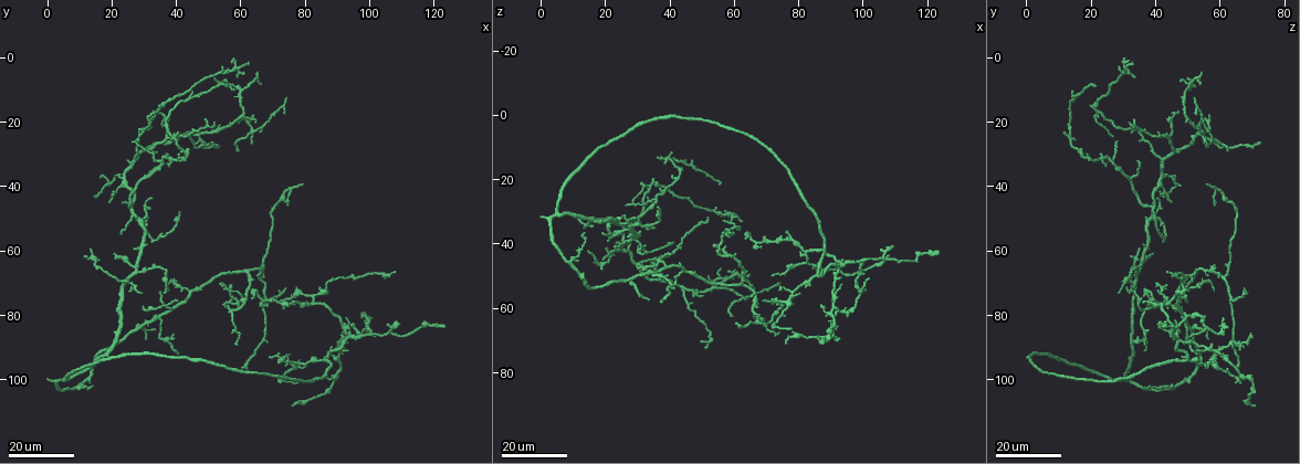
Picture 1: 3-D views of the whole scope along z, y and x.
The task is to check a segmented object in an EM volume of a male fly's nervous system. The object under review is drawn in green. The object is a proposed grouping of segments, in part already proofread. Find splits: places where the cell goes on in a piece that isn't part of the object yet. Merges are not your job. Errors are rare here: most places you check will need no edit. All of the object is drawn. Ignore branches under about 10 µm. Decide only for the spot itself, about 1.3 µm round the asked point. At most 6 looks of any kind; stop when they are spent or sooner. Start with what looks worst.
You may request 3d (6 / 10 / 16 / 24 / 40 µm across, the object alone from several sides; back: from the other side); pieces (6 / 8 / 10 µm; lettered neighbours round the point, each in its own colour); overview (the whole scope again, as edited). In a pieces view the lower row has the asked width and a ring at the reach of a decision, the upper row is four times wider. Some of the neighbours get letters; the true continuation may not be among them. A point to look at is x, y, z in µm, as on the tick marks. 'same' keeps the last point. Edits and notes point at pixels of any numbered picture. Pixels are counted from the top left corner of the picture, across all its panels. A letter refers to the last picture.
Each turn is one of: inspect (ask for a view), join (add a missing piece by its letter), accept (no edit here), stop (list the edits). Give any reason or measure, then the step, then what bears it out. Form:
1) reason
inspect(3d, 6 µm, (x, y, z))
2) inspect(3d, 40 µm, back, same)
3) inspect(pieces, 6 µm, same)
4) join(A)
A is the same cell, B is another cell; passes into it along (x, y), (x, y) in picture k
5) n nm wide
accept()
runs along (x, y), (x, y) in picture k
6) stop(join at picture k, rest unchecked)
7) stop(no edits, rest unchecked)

free end
inspect(3d, 16 µm, (0, 100, 32))

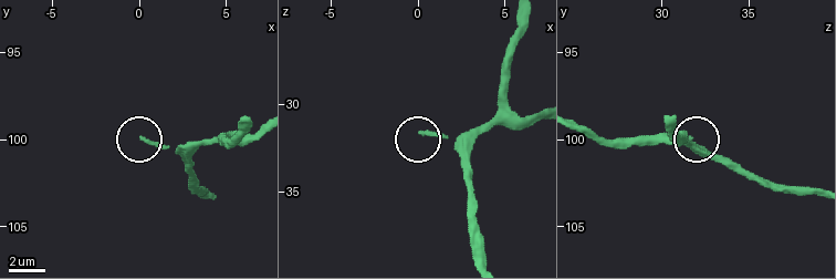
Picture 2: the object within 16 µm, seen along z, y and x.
see the neighbours
inspect(pieces, 8 µm, (0.1, 100.1, 31.7))

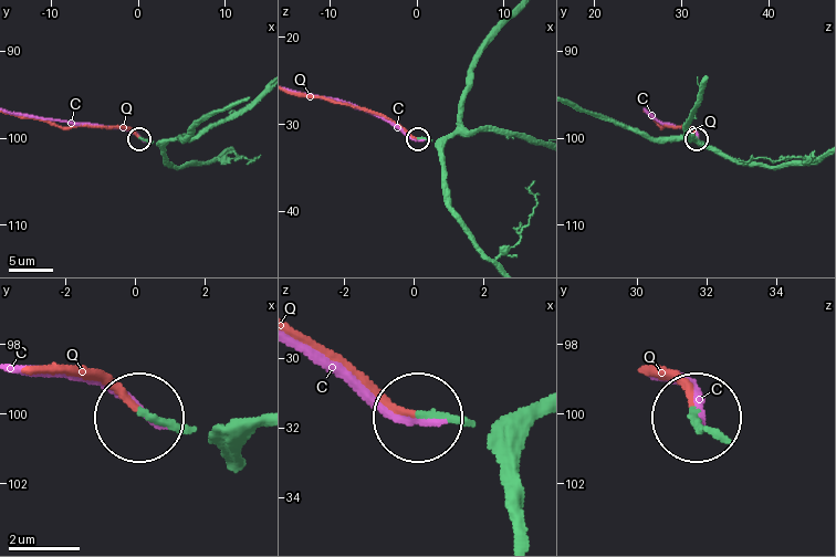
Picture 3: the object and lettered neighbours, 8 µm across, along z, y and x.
join(Q)
Q is the same cell, C is another cell; passes into it along (162, 139), (140, 139), (123, 126), (58, 126), (18, 117) in picture 3; the cell continues

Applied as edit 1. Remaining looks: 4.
inspect(overview)

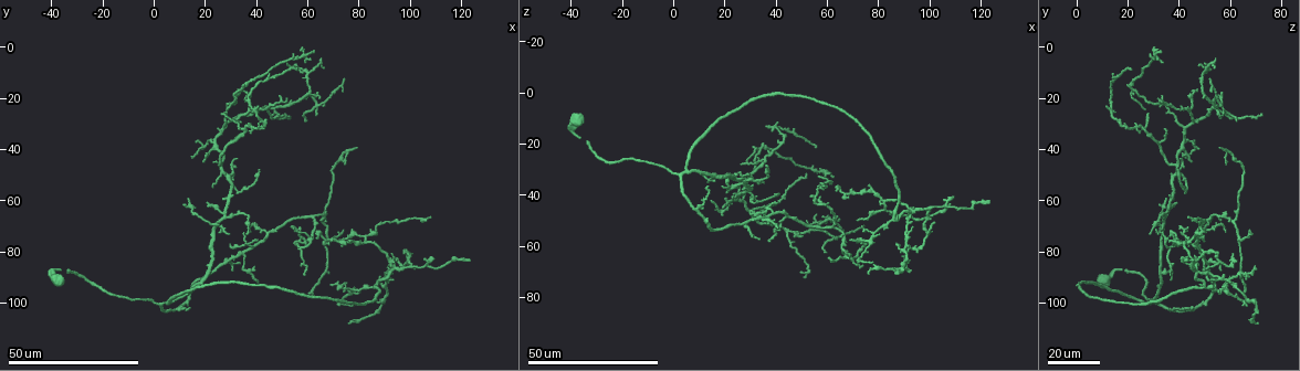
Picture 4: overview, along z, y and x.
free end
inspect(3d, 16 µm, (91, 86, 70))

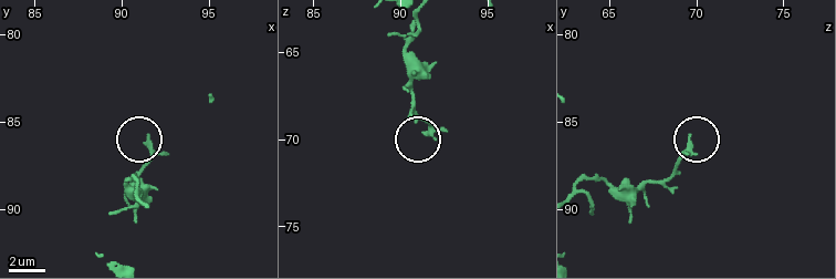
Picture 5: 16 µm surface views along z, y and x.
what lies round it
inspect(pieces, 6 µm, (91.4, 85.9, 69.8))

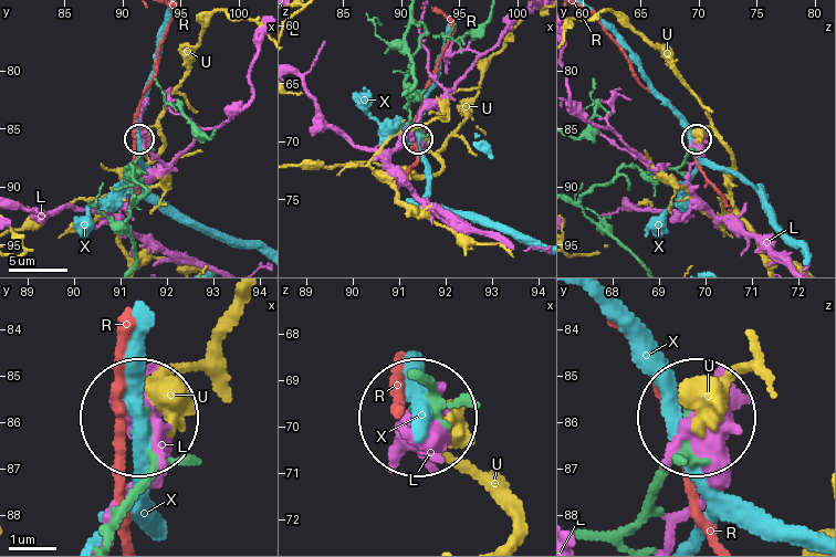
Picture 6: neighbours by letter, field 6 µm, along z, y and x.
accept()
L, R, U and X are other cells; runs along (593, 536), (629, 524), (685, 421) in picture 6; no lettered piece goes on from it

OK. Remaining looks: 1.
stop(join at picture 3, rest unchecked)

